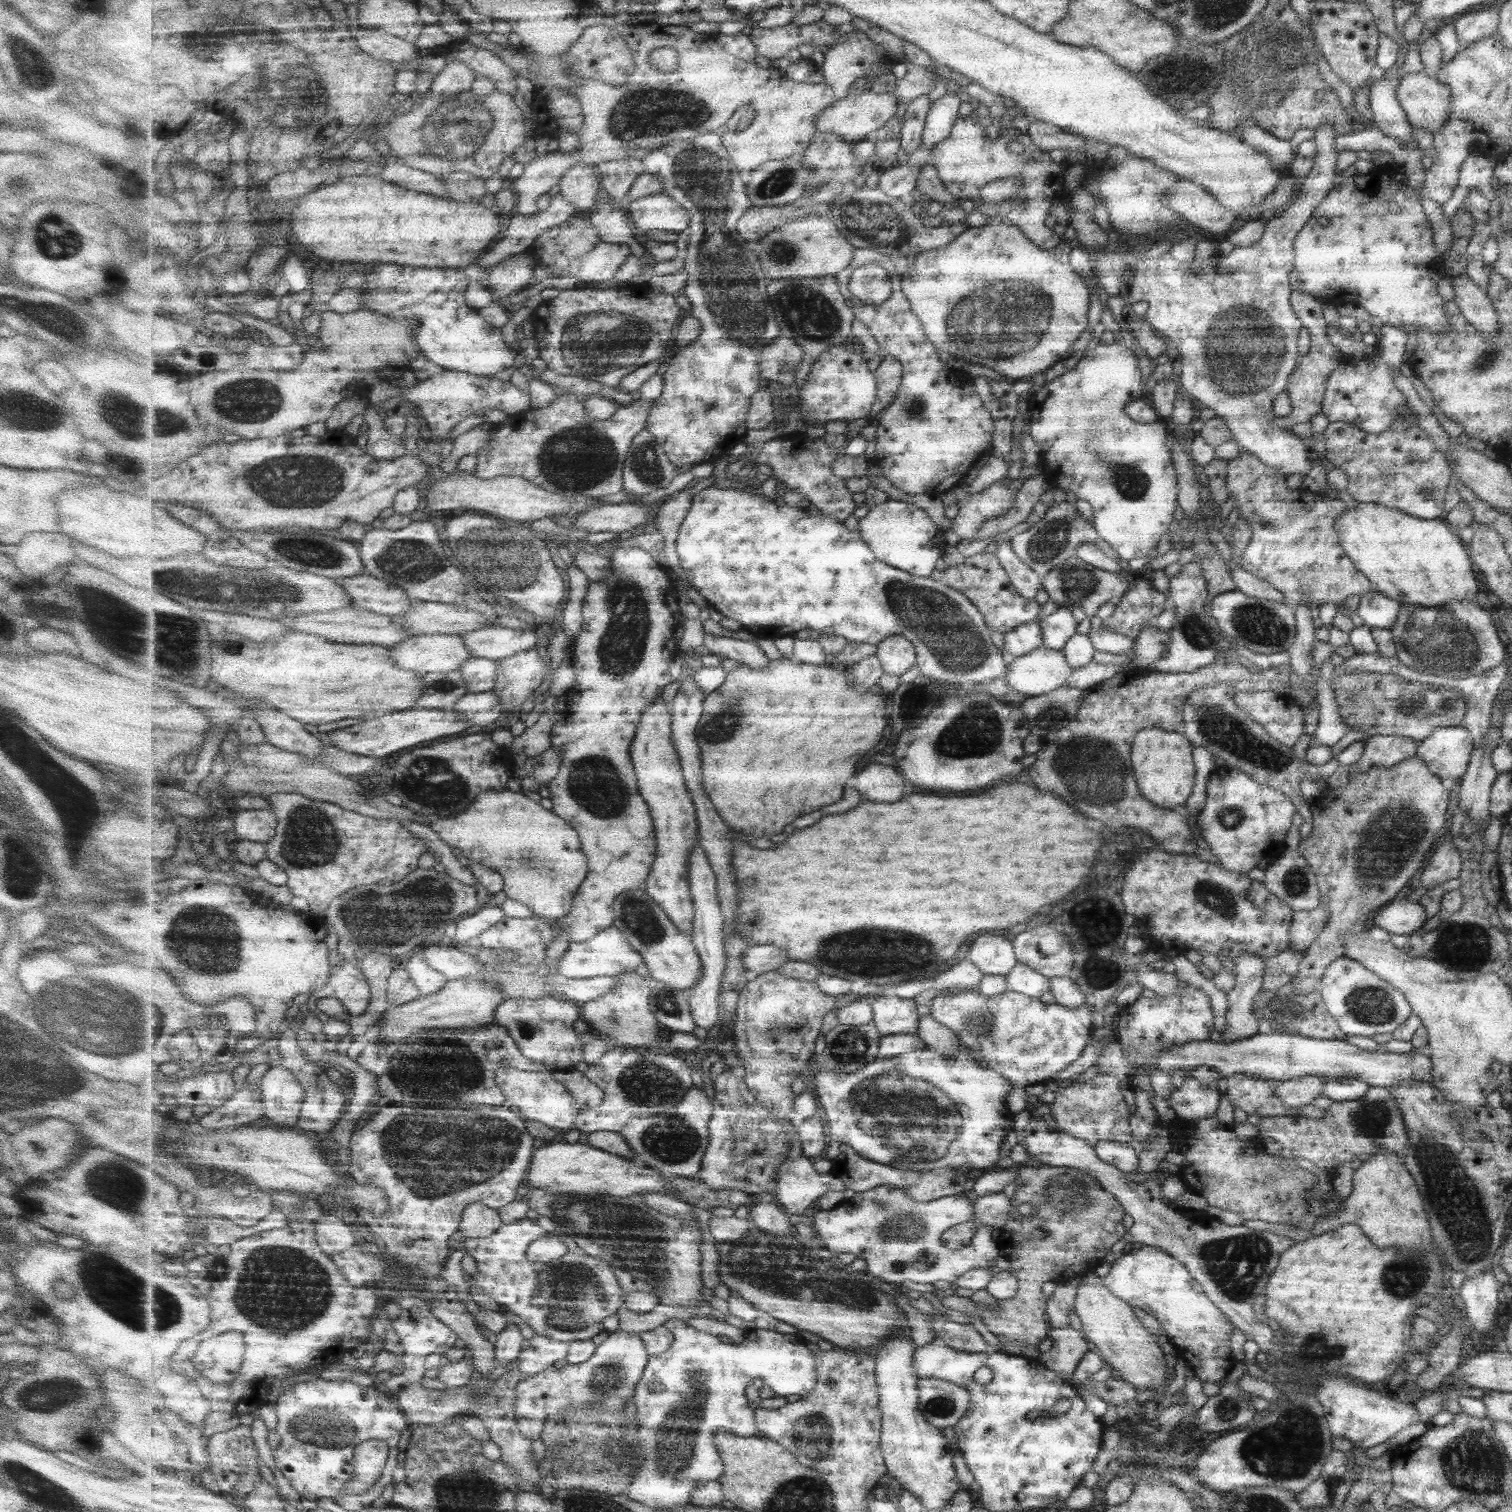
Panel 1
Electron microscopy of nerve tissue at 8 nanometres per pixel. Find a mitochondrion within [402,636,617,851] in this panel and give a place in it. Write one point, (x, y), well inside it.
(439, 687)

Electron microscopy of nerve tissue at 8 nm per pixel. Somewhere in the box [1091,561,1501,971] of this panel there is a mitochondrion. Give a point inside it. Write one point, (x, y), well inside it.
(1387, 847)

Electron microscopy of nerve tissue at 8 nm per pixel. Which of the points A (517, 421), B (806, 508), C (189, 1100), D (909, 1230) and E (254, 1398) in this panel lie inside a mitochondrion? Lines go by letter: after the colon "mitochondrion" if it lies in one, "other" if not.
A: other
B: other
C: other
D: mitochondrion
E: other

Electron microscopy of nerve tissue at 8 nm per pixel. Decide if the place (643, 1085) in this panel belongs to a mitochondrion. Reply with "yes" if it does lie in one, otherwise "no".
yes

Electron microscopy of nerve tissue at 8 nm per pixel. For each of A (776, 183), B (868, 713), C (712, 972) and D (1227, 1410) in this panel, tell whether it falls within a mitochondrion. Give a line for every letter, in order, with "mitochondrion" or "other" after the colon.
A: mitochondrion
B: other
C: other
D: mitochondrion

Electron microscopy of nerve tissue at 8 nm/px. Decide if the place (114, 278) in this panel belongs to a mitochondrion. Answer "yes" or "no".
no

